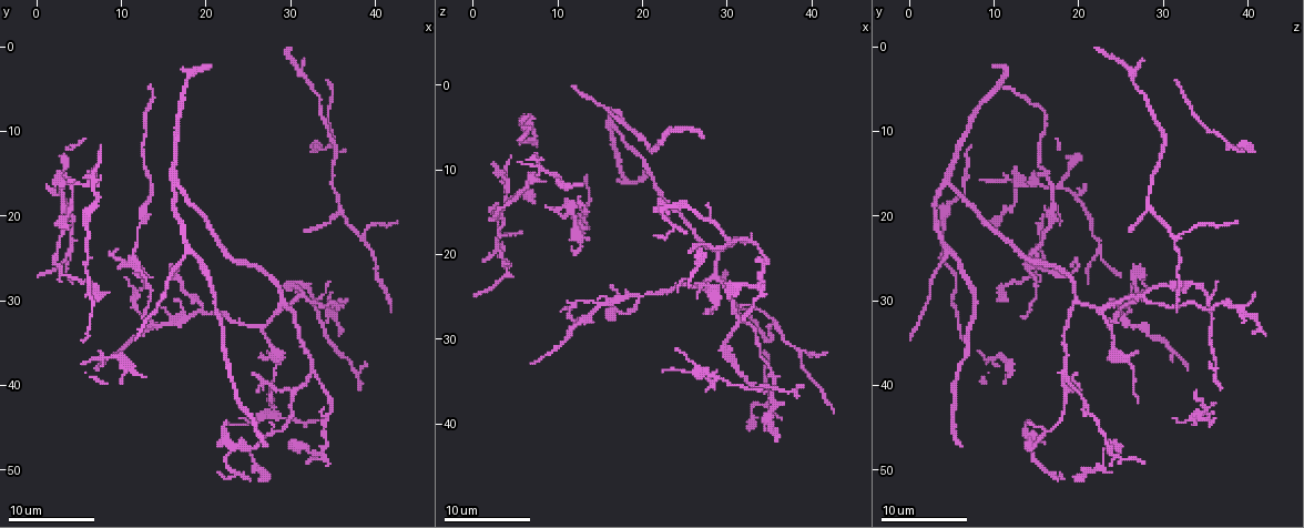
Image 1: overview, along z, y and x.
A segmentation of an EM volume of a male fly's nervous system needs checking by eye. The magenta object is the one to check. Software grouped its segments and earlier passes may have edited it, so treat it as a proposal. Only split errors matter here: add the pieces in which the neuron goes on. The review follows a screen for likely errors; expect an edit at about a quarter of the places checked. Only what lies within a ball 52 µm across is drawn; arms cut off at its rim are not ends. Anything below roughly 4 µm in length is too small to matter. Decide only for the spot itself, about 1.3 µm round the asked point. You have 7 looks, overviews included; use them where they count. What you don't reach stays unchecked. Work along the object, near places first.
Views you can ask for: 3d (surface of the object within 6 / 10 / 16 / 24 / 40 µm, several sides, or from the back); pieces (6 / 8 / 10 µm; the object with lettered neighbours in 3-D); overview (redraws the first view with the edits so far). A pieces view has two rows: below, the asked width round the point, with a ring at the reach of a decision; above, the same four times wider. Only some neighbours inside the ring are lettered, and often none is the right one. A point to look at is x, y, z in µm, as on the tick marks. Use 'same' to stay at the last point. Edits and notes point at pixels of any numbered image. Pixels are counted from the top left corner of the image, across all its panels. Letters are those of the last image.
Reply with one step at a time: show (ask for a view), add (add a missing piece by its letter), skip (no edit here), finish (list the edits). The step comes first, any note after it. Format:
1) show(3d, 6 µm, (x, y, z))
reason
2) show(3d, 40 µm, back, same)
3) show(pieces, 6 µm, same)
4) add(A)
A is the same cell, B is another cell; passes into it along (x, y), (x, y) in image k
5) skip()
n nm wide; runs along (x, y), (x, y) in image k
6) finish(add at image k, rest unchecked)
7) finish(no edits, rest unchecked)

show(pieces, 8 µm, (26.0, 38.6, 19.6))
thin end

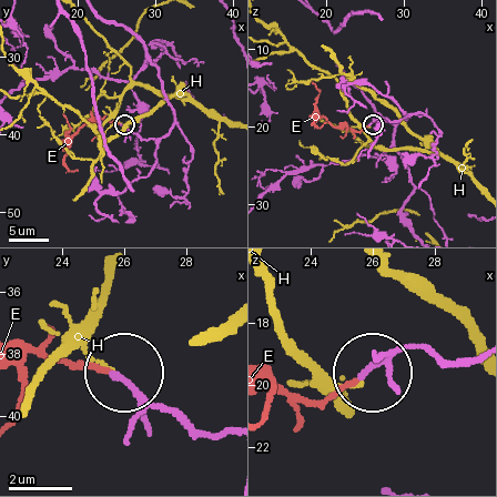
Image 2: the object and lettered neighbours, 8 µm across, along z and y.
add(E)
E is the same cell, H is another cell; passes into it along (192, 434), (104, 369), (20, 354) in image 2; it goes on there

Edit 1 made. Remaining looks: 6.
show(pieces, 6 µm, (31.8, 21.4, 25.8))
branch stops here

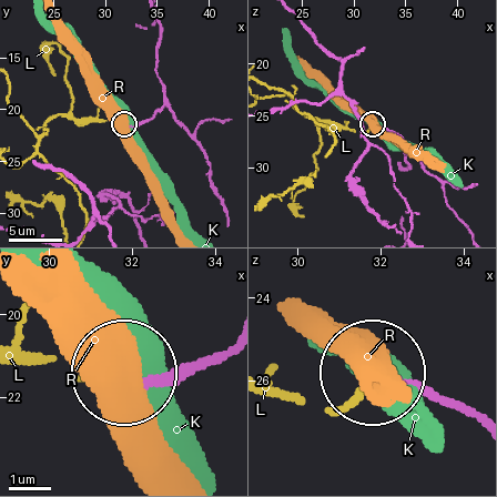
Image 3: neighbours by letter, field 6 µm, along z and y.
add(L)
L is the same cell, K and R are other cells; the neuron continues

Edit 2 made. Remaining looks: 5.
show(pieces, 10 µm, (41.8, 31.2, 31.4))
an open end

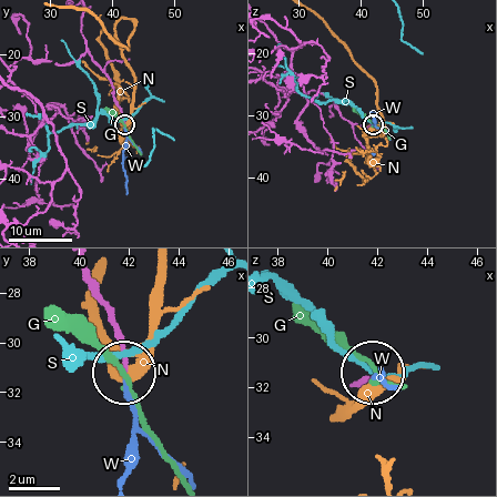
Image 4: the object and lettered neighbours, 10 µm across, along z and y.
add(W)
140 nm wide; W is the same cell, G, N and S are other cells; passes into it along (102, 308), (125, 364), (131, 414), (131, 465), (125, 478) in image 4; it goes on there

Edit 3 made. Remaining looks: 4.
finish(add at image 2, add at image 3, add at image 4, rest unchecked)

